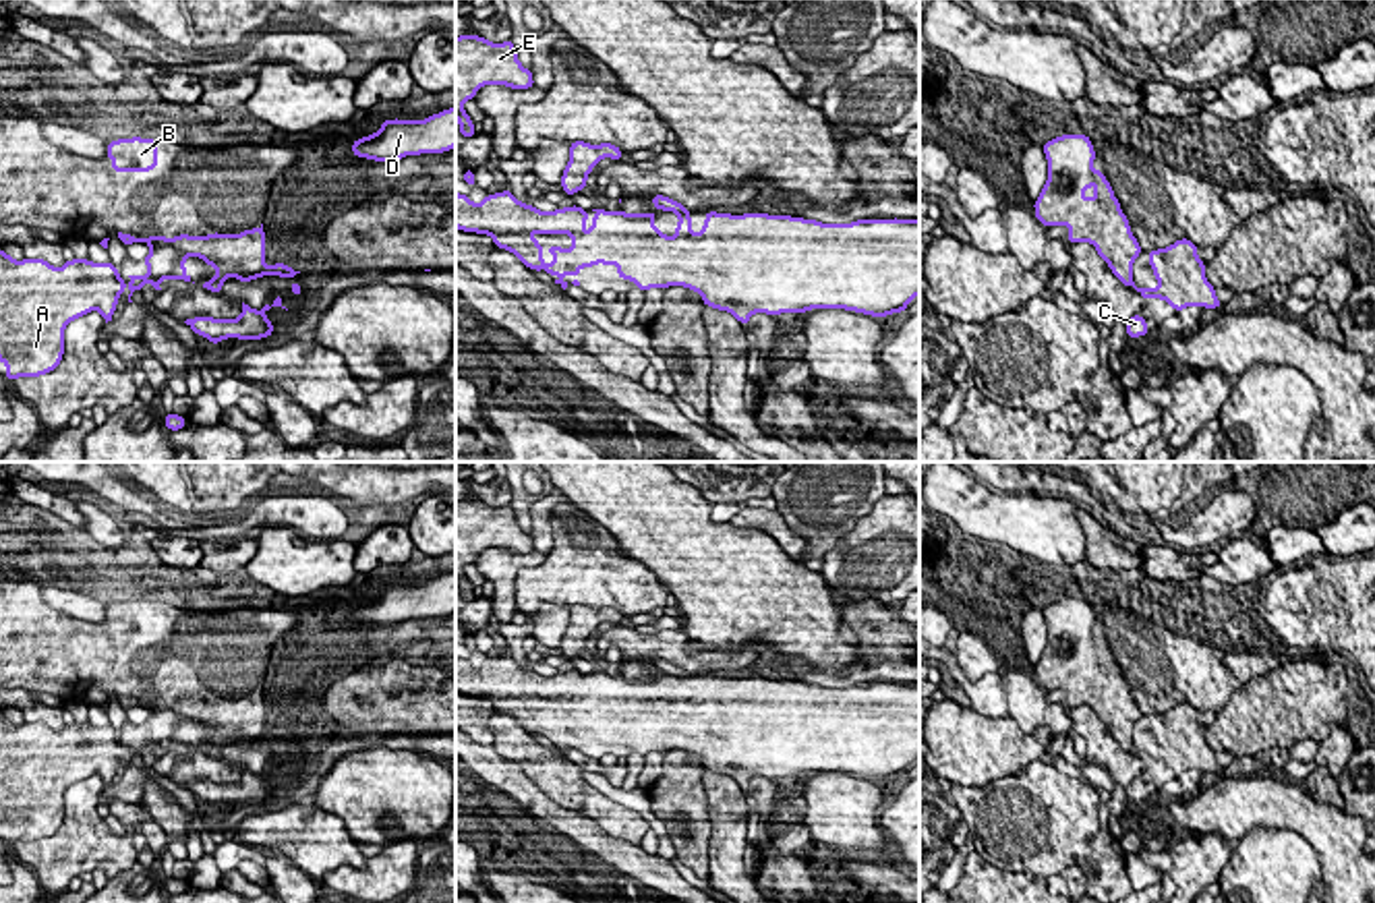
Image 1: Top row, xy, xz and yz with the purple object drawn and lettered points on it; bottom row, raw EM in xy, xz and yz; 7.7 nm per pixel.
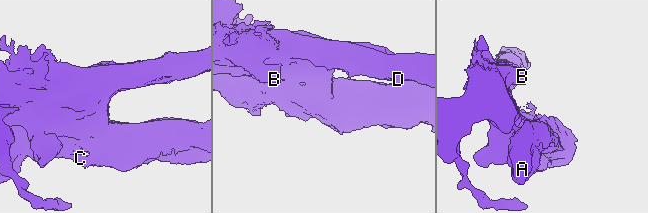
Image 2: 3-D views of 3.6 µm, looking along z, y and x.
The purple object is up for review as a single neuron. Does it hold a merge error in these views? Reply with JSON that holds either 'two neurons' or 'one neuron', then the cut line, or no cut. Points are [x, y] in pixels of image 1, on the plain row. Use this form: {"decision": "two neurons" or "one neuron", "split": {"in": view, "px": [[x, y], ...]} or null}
{"decision": "two neurons", "split": {"in": "xy", "px": [[152, 711], [174, 711], [189, 719]]}}

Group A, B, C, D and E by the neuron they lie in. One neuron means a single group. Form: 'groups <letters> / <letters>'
groups A C / B D E

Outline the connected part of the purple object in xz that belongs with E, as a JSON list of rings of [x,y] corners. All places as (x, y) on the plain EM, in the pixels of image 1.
[[[480,499],[456,501],[456,584],[460,599],[466,603],[476,596],[472,582],[464,576],[464,567],[491,547],[511,553],[534,551],[532,534],[522,530],[511,503],[493,507]]]

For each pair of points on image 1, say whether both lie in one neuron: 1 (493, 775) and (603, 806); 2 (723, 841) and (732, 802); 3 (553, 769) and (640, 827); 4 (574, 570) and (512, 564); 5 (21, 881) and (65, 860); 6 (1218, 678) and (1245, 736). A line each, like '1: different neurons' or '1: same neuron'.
1: different neurons
2: same neuron
3: same neuron
4: different neurons
5: different neurons
6: different neurons

